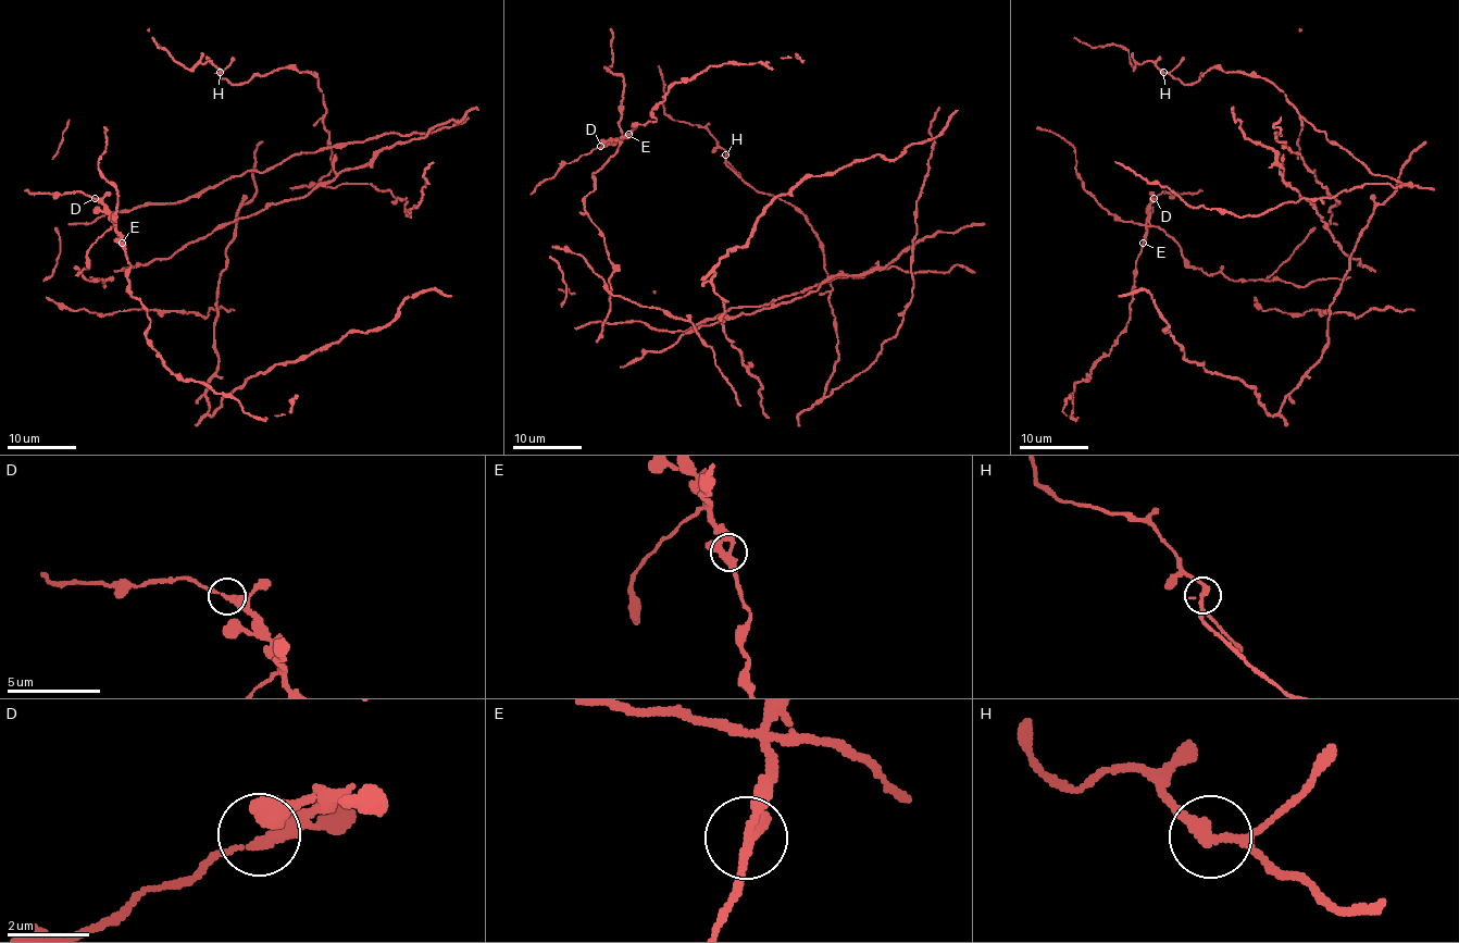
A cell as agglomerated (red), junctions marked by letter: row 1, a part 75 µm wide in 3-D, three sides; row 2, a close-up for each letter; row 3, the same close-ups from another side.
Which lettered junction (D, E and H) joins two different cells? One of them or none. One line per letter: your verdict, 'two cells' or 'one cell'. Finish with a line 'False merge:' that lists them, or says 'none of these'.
D: one cell
E: one cell
H: one cell
False merge: none of these

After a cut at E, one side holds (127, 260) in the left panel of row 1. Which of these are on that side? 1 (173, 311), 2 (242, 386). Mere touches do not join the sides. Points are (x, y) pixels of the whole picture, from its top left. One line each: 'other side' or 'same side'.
1: other side
2: other side

